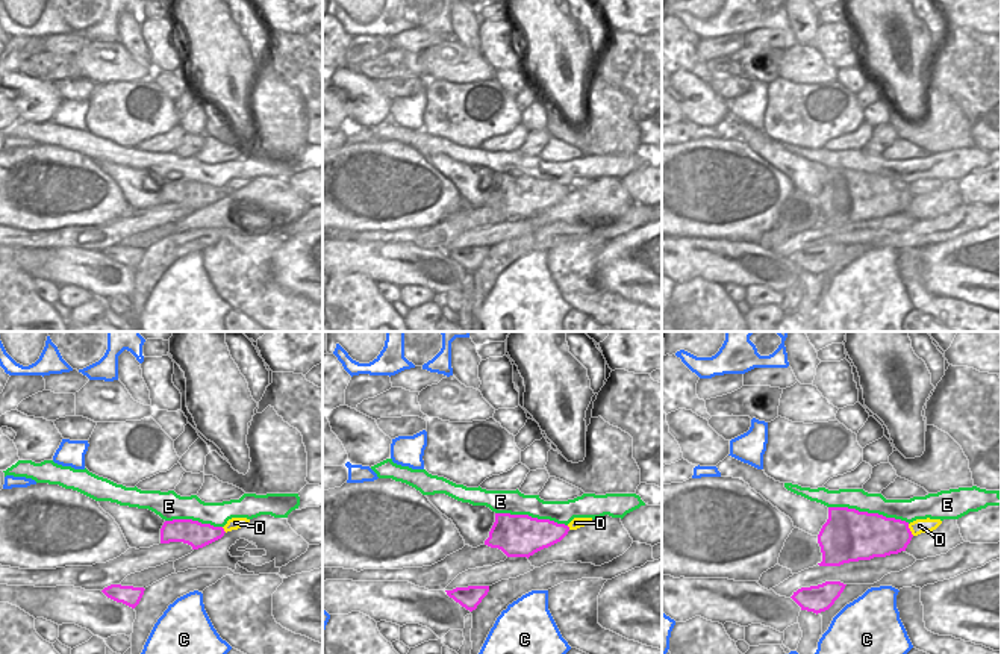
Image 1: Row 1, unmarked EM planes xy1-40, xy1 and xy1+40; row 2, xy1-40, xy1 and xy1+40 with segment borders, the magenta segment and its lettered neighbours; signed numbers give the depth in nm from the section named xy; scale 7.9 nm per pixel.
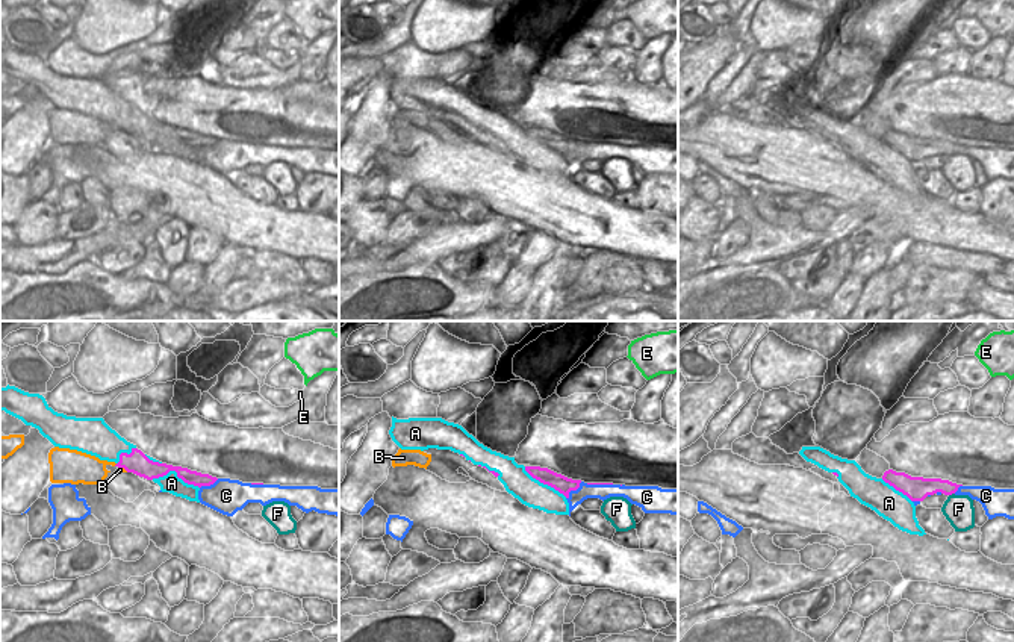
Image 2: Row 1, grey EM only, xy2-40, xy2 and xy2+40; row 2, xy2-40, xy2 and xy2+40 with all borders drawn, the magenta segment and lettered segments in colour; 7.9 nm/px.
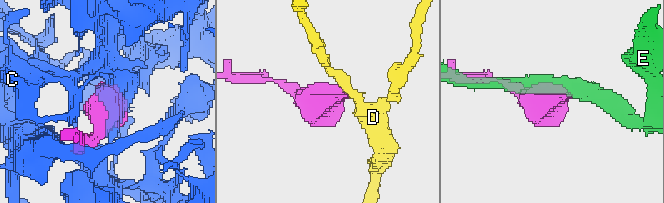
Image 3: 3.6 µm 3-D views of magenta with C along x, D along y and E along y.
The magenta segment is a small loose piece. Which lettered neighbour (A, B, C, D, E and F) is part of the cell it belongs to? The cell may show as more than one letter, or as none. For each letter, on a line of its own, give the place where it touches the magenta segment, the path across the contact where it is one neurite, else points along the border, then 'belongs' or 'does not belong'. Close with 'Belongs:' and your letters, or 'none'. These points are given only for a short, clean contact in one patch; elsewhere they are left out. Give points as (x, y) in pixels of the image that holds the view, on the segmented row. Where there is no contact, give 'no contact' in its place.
A: xy2-40 (176, 471) | does not belong
B: xy2-40 (123, 467) | belongs
C: xy2 (572, 489) | does not belong
D: xy1+40 (909, 530) | along xy1+40 (907, 524), (913, 535) | does not belong
E: xy1+40 (870, 513) | does not belong
F: xy2+40 (951, 494) | along xy2+40 (954, 492), (949, 495) | does not belong
Belongs: B

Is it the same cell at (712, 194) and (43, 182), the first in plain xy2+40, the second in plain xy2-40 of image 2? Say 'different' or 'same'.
same

